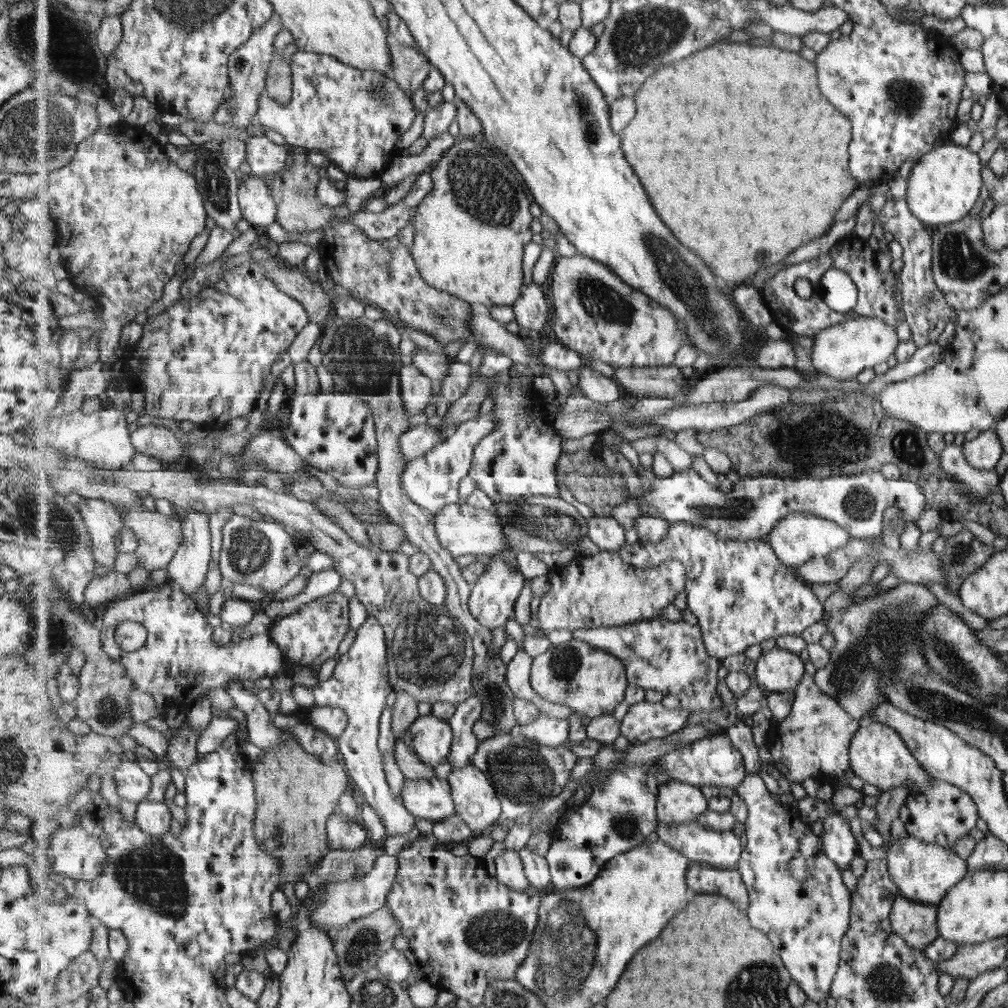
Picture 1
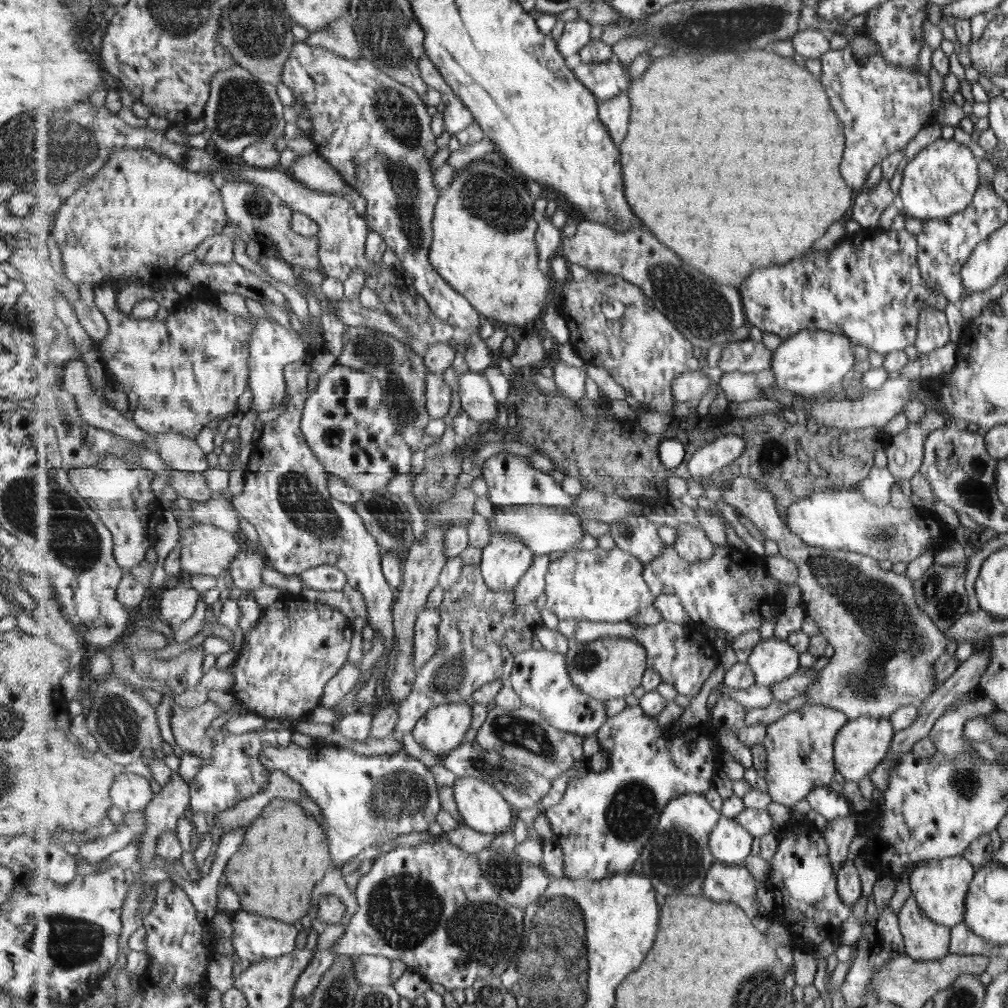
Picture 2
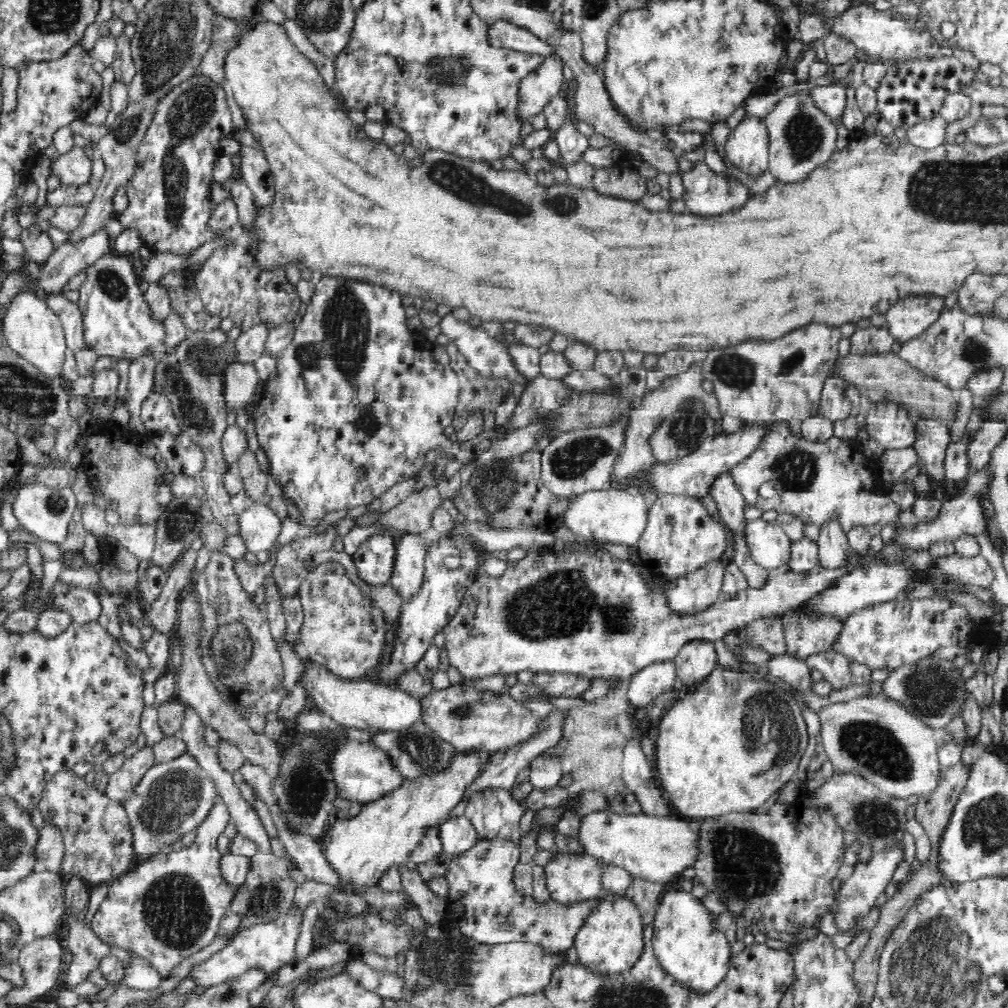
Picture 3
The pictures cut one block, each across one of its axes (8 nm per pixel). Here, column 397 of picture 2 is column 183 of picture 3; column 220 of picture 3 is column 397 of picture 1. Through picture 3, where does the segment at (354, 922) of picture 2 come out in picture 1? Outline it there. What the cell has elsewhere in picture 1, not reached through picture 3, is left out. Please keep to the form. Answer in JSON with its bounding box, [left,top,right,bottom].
[311,616,544,1007]

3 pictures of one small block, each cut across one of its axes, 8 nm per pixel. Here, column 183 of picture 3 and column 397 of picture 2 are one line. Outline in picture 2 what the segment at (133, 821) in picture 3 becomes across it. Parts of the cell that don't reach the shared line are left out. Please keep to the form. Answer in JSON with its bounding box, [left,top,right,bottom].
[260,742,443,866]

